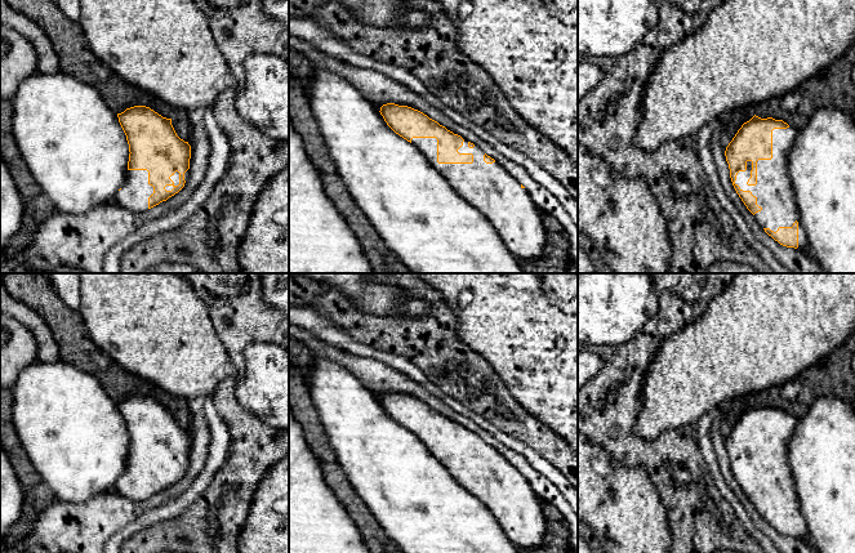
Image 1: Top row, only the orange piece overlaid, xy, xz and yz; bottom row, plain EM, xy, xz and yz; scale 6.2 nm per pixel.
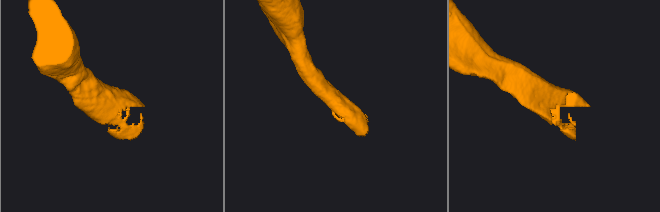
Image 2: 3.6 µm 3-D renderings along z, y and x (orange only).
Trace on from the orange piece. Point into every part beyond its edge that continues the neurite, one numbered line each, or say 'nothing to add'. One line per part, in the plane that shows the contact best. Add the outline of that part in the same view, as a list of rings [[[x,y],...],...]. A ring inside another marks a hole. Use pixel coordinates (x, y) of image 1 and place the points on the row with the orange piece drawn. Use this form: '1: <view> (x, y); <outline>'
1: yz (774, 191); [[[792,126],[772,130],[772,159],[757,161],[757,184],[748,186],[752,161],[747,161],[747,170],[739,171],[735,184],[743,191],[751,191],[757,197],[761,211],[753,217],[762,228],[776,232],[779,227],[792,227],[798,222],[798,249],[809,251],[806,231],[798,217],[792,179],[787,161],[796,142],[797,130]]]

